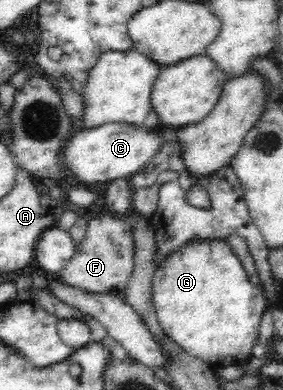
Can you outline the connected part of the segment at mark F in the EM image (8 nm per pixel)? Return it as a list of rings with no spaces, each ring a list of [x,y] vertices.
[[[110,212],[90,218],[86,228],[86,234],[77,246],[73,258],[58,274],[58,279],[68,286],[86,292],[121,296],[134,270],[135,246],[132,223],[127,218]]]

